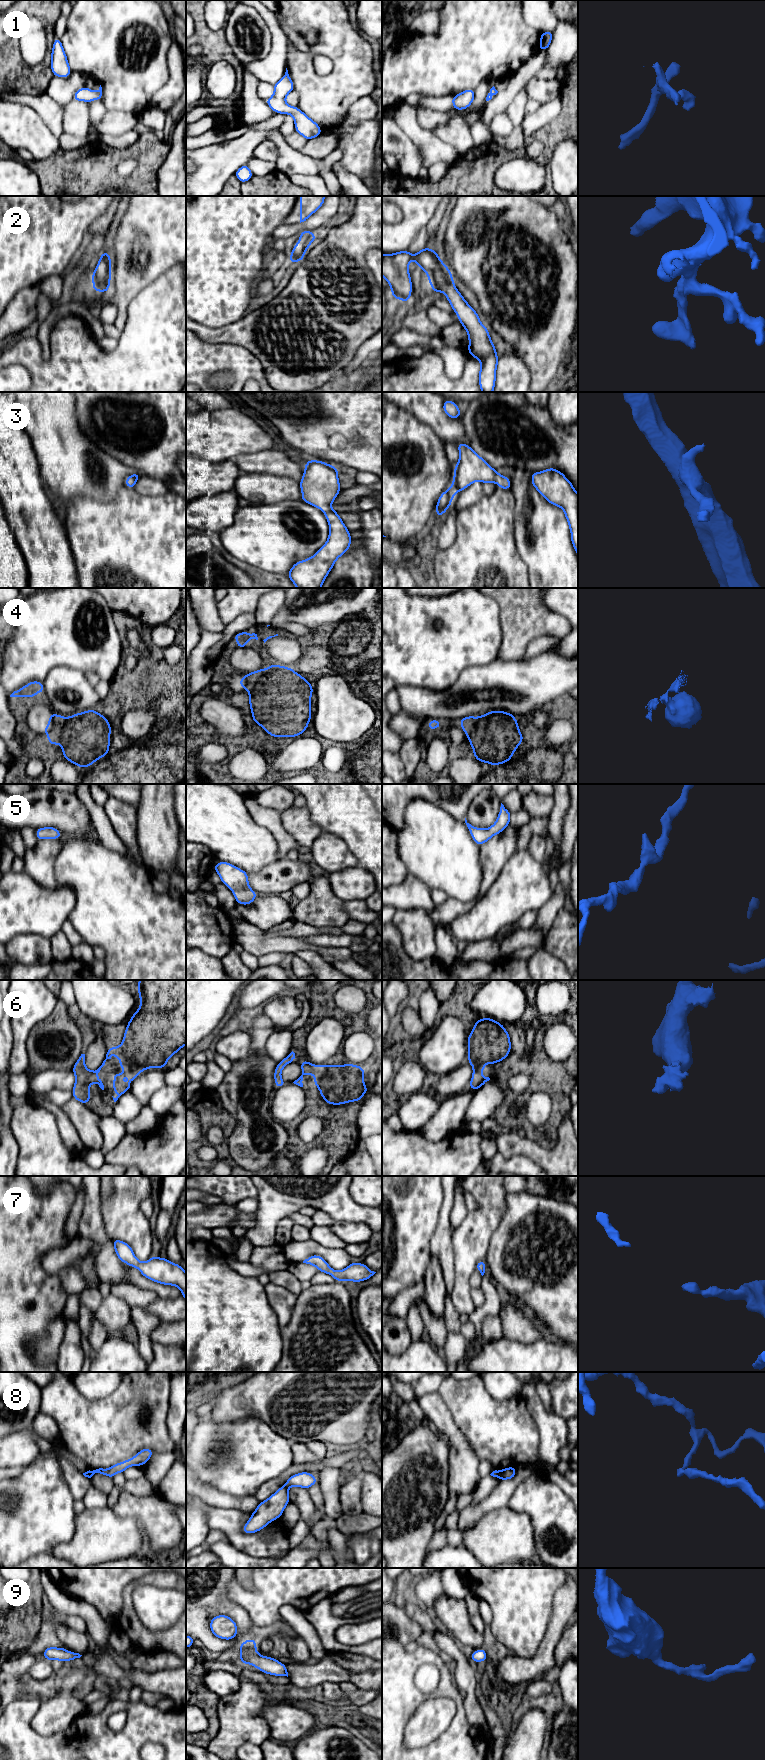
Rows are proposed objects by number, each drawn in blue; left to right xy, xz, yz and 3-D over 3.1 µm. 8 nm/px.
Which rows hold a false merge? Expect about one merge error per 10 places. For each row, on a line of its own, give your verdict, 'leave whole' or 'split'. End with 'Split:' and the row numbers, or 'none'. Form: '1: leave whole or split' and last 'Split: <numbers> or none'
1: leave whole
2: leave whole
3: leave whole
4: leave whole
5: leave whole
6: leave whole
7: leave whole
8: split
9: leave whole
Split: 8

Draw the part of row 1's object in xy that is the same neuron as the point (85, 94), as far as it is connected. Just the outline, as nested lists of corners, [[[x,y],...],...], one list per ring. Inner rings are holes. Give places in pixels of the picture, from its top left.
[[[100,85],[99,90],[98,91],[92,91],[91,89],[87,88],[87,87],[82,87],[78,90],[76,90],[74,96],[73,96],[73,100],[76,101],[84,101],[84,102],[92,102],[93,100],[102,100],[102,87]]]

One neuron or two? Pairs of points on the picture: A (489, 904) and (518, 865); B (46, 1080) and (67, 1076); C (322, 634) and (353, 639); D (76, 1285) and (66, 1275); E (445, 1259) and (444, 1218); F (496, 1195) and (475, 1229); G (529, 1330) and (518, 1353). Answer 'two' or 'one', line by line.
A: one
B: one
C: one
D: one
E: one
F: one
G: two

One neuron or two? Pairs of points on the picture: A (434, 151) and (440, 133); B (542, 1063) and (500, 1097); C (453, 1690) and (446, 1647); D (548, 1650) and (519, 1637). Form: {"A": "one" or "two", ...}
{"A": "two", "B": "two", "C": "two", "D": "two"}

